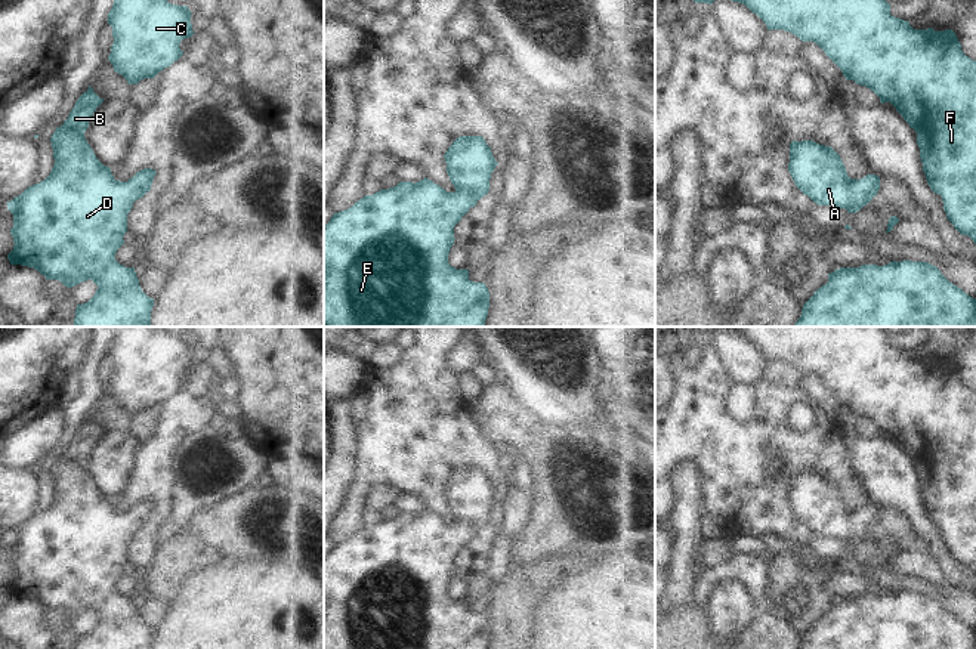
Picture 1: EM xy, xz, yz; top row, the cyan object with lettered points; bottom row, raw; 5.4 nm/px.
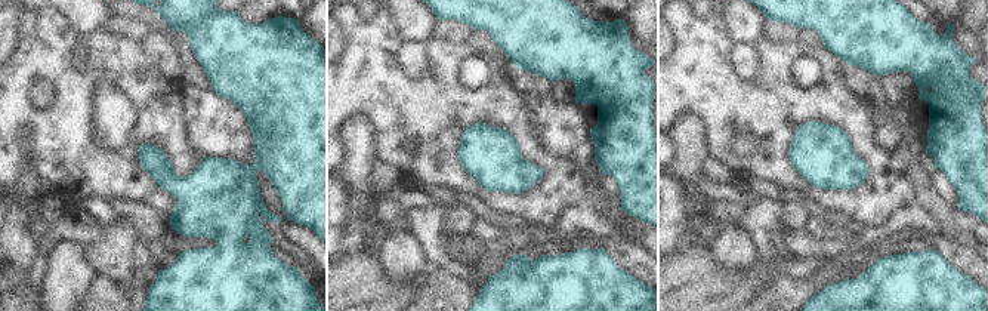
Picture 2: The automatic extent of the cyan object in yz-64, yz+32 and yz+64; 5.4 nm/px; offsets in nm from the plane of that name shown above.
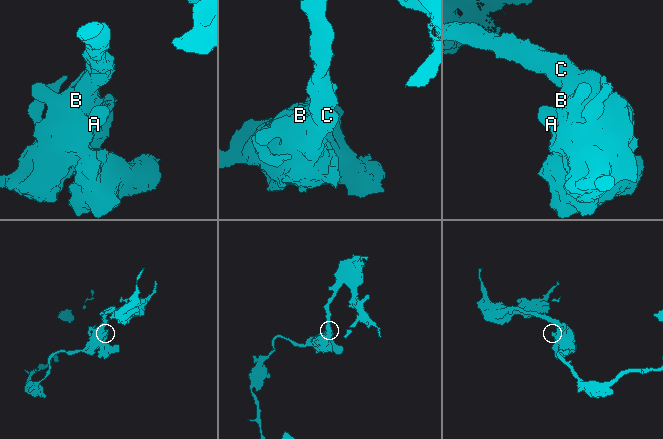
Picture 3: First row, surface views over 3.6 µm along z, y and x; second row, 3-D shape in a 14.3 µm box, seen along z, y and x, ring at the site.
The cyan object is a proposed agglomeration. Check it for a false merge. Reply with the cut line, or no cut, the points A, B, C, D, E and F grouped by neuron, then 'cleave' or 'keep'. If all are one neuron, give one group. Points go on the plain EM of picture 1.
no cut | A B C D E F | keep

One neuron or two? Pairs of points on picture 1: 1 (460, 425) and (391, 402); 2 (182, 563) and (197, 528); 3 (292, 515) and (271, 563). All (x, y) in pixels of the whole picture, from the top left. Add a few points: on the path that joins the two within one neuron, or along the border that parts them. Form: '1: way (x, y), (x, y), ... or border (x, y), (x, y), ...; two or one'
1: way (442, 425), (422, 425), (408, 411); one
2: border (185, 531), (224, 555); two
3: border (308, 555), (302, 550), (268, 550), (243, 559); two

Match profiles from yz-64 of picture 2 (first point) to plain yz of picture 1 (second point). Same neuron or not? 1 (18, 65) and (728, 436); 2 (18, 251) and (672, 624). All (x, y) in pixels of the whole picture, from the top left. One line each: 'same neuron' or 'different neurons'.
1: same neuron
2: different neurons

